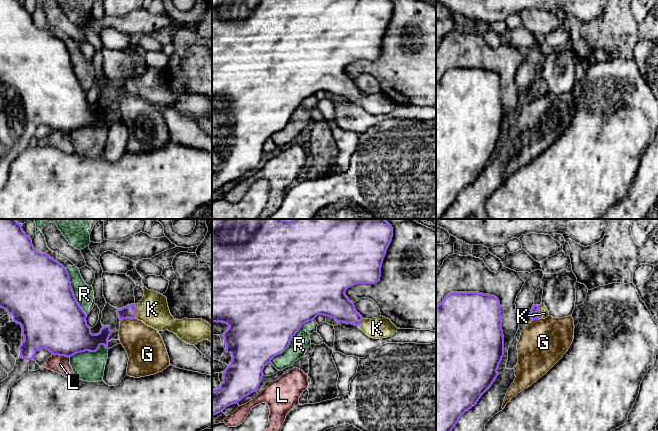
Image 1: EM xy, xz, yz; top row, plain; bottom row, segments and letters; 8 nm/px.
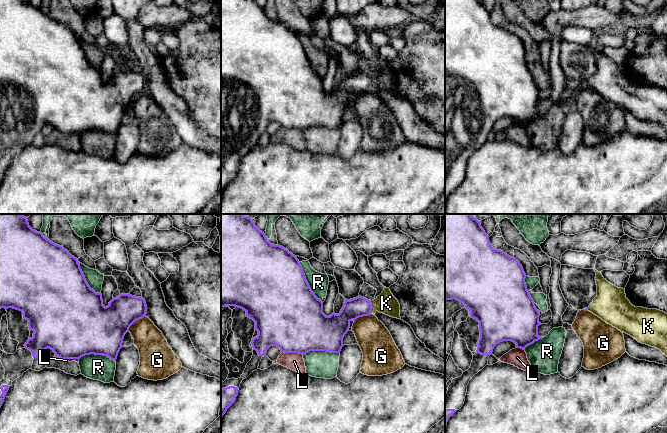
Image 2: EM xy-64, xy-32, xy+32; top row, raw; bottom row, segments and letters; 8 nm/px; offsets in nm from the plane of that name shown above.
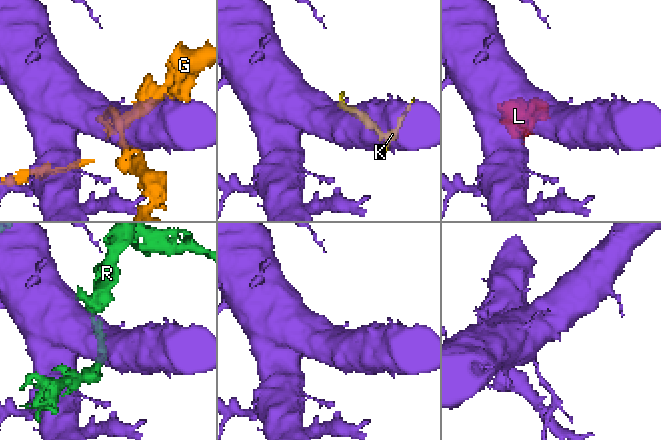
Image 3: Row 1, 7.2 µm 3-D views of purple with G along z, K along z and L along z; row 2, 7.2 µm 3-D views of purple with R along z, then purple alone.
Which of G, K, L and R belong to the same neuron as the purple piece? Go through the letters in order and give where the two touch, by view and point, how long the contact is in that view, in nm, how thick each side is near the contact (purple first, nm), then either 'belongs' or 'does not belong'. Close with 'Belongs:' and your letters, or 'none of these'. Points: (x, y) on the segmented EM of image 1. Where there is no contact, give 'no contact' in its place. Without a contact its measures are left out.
G: xy (127, 317) | 120 nm | 100/300 nm | does not belong
K: xy (135, 311) | 110 nm | 100/240 nm | belongs
L: xy (61, 355) | 150 nm | 440/140 nm | does not belong
R: xz (291, 339) | 480 nm | 500/150 nm | does not belong
Belongs: K

